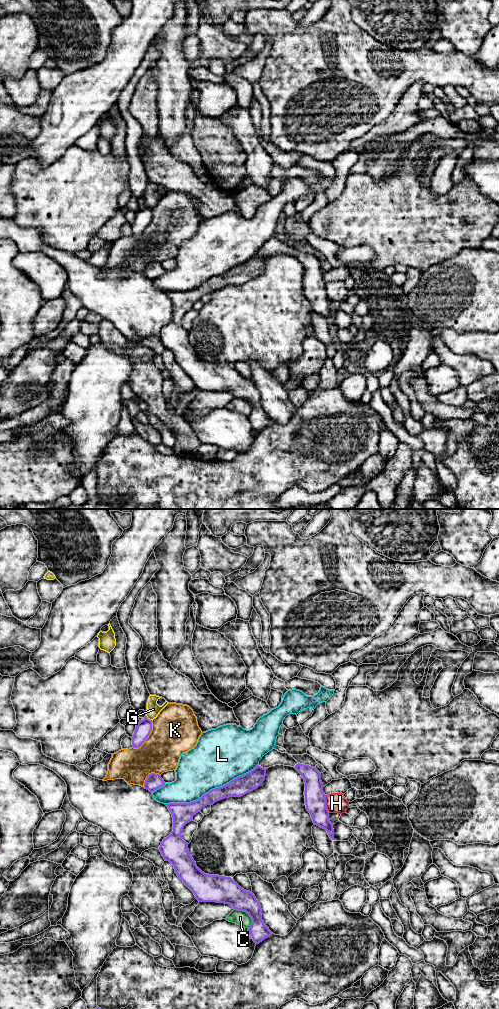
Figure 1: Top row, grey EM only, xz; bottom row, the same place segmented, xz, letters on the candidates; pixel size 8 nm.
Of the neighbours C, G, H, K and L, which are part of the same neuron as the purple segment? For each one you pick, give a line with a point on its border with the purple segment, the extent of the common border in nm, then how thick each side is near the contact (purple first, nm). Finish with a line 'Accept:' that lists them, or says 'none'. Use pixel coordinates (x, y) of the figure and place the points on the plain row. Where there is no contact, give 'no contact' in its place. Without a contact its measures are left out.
Accept: none

